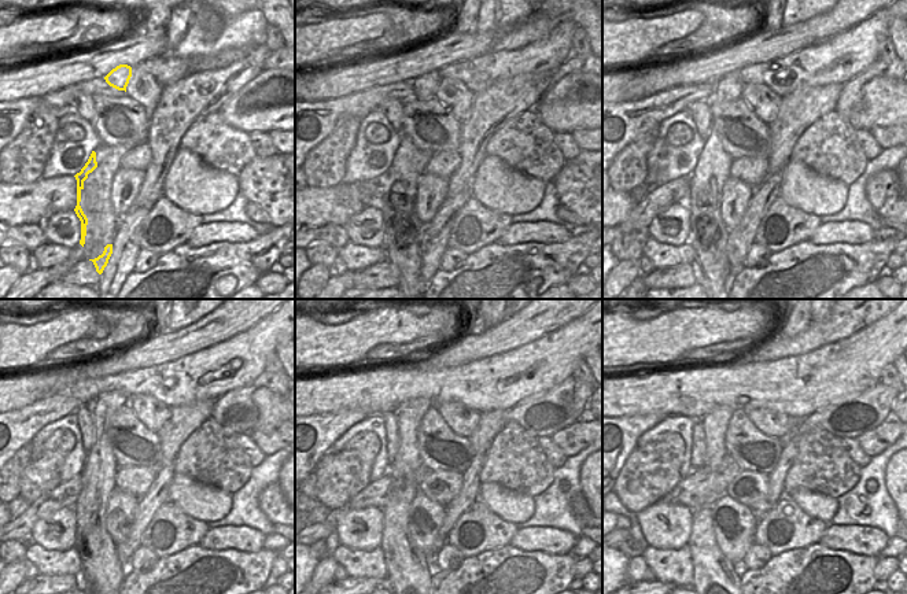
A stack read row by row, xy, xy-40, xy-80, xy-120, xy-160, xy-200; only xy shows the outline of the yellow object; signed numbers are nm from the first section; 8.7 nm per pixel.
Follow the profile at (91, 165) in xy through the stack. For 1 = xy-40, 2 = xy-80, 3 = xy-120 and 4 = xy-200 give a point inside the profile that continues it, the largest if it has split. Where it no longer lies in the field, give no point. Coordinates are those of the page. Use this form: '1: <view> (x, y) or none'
1: xy-40 (401, 174)
2: xy-80 (708, 238)
3: xy-120 (100, 567)
4: xy-200 (715, 578)

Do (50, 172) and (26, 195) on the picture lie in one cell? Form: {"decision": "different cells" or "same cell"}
{"decision": "different cells"}

